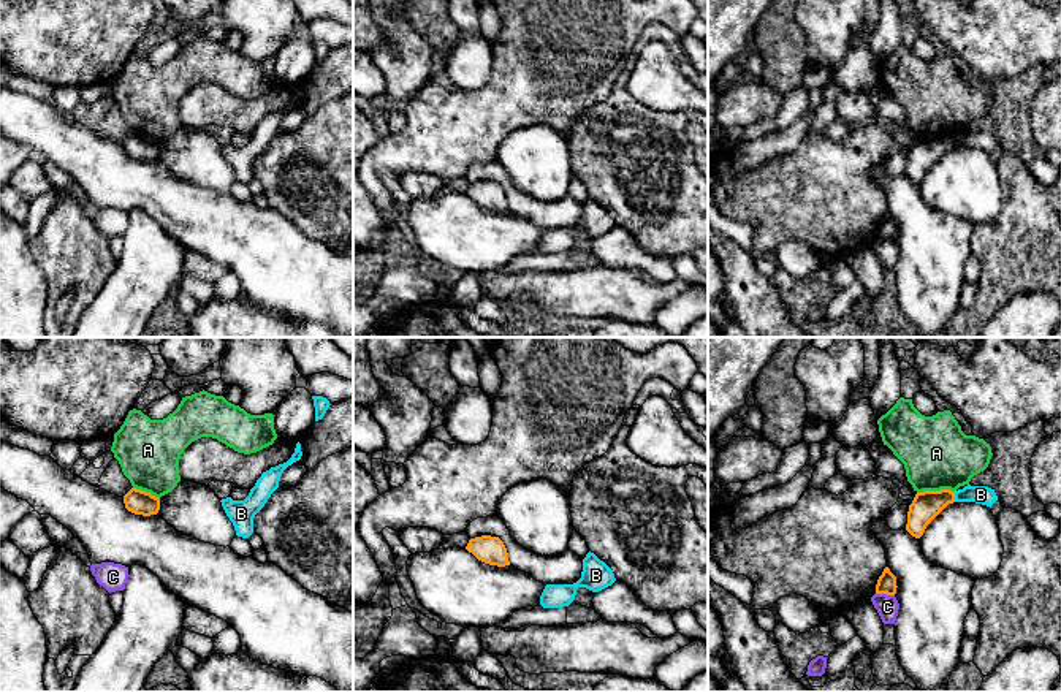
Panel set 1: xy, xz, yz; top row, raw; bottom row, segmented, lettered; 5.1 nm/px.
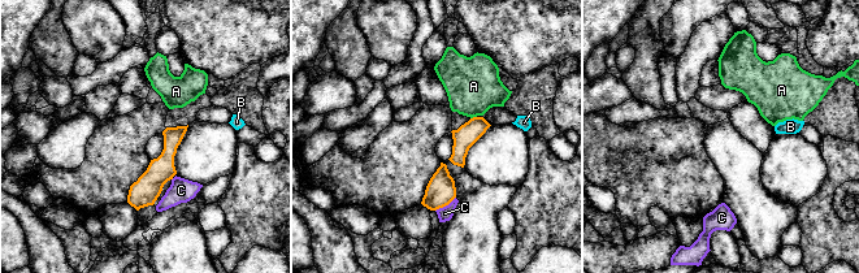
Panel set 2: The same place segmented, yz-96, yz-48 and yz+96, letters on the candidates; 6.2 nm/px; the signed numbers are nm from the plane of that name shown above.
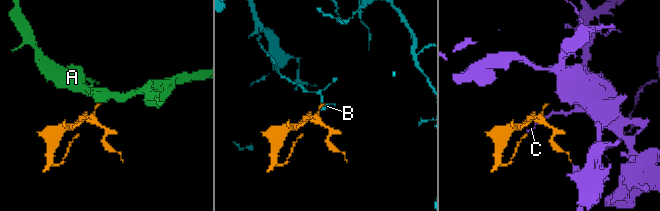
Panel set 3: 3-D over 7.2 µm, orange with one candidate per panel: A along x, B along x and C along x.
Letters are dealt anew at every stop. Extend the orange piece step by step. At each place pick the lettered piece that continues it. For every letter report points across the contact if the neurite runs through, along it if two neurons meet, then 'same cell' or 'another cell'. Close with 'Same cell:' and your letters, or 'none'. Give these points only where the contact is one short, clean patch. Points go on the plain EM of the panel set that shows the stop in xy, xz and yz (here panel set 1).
A: border along yz (954, 135), (924, 135), (917, 138); another cell
B: border along yz (954, 136), (955, 146); another cell
C: border along yz (876, 238), (893, 241); another cell
Same cell: none

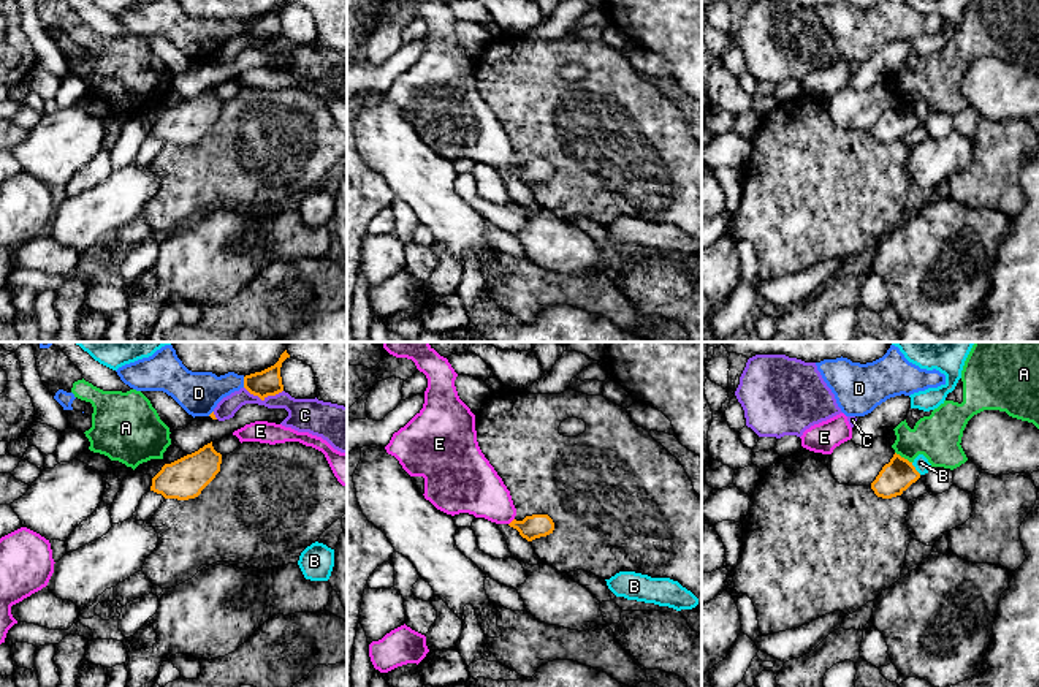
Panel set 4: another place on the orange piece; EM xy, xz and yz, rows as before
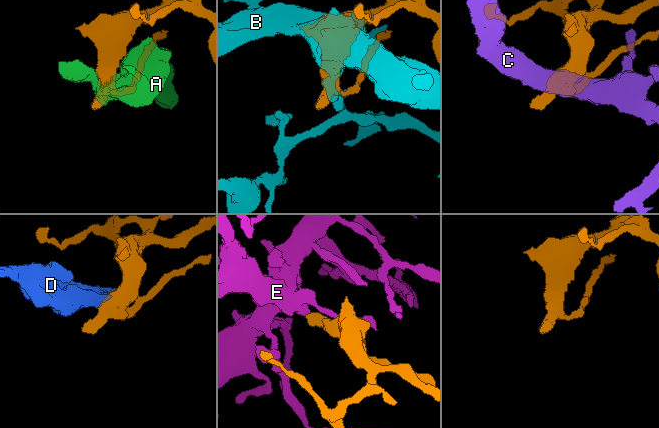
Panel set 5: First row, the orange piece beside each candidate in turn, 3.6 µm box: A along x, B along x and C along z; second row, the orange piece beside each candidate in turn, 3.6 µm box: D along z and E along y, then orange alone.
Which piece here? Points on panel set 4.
A: another cell
B: another cell
C: border along xy (244, 32), (262, 45), (282, 37); another cell
D: border along xy (243, 22), (244, 32); another cell
E: runs through xz (536, 171), (520, 171), (512, 167), (475, 133); same cell
Same cell: E

